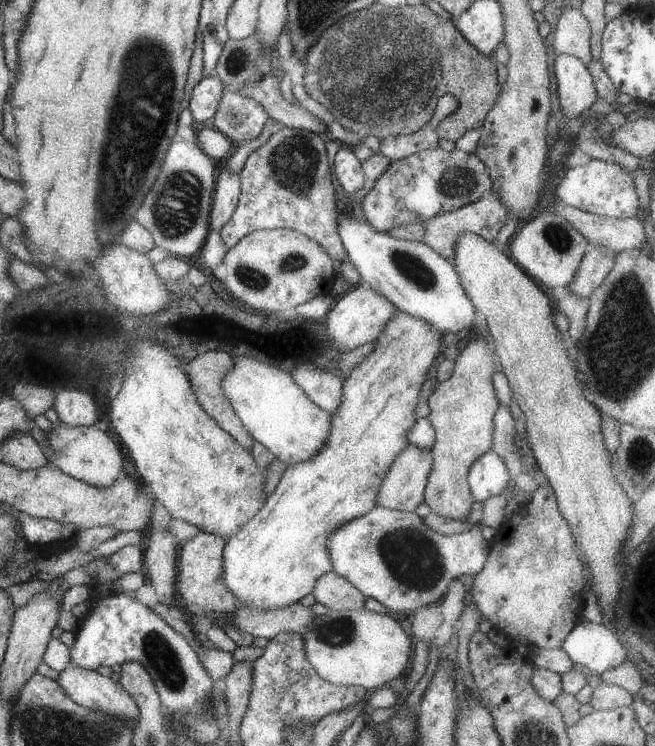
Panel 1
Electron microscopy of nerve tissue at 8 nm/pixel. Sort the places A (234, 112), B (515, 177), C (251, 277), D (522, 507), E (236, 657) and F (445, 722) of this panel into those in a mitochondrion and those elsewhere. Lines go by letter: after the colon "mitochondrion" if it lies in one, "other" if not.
A: other
B: other
C: mitochondrion
D: other
E: other
F: other

